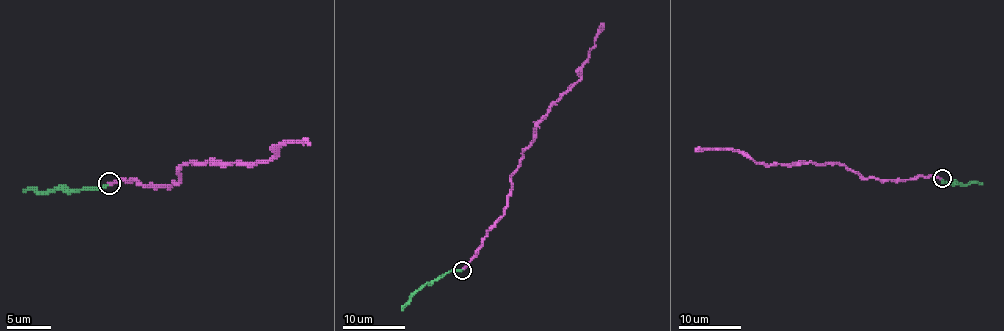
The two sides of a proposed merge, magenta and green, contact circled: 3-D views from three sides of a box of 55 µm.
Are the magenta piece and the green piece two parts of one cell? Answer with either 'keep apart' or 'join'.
keep apart

